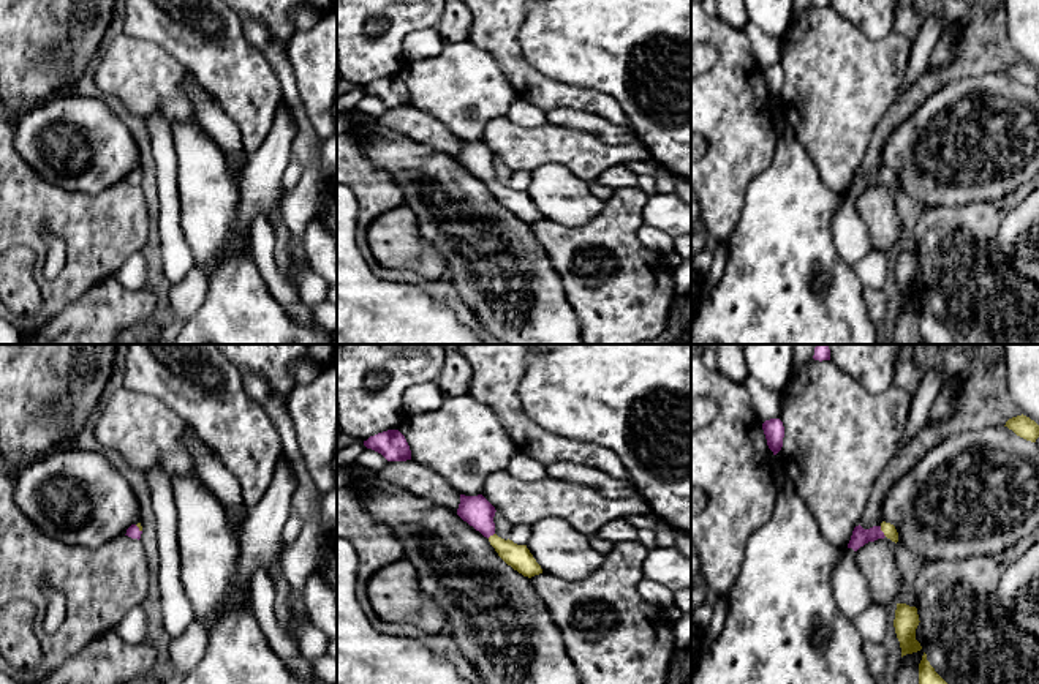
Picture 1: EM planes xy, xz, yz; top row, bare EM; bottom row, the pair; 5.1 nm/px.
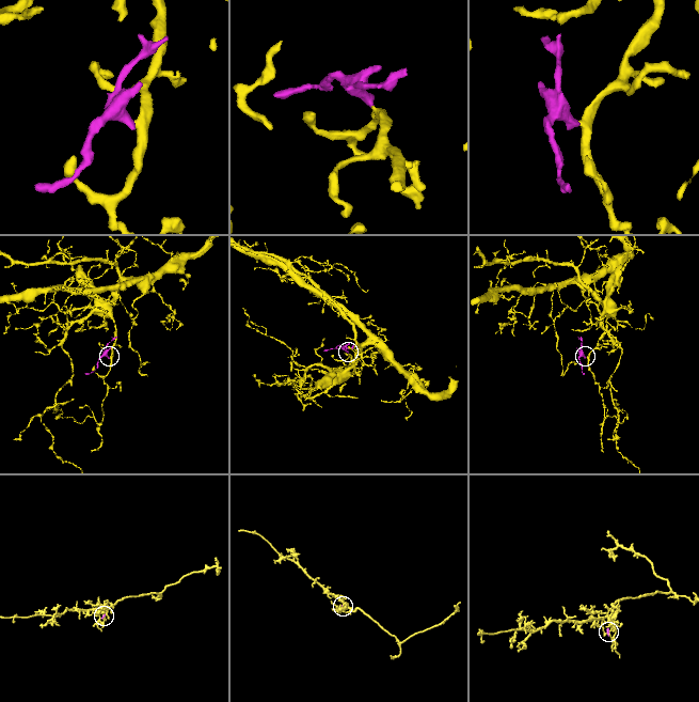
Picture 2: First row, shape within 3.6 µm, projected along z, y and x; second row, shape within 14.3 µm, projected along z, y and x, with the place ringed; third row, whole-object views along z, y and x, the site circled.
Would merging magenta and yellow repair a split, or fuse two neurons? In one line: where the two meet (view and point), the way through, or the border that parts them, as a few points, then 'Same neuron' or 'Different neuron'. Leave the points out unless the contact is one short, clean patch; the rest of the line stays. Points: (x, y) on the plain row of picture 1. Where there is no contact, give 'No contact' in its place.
Touches magenta at yz (881, 177). Path across: yz (861, 182), (881, 177), (889, 176). Same neuron

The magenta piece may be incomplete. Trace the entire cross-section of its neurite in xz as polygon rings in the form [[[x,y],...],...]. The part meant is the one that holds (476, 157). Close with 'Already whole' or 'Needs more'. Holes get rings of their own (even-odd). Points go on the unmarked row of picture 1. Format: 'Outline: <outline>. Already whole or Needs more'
Outline: [[[460,141],[457,161],[489,185],[498,202],[523,223],[535,223],[542,220],[527,191],[517,191],[512,186],[504,186],[495,180],[495,153],[482,142]]]. Needs more

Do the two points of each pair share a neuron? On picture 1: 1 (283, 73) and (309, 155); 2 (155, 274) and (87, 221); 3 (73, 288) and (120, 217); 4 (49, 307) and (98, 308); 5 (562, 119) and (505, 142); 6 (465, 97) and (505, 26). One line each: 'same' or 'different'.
1: same
2: different
3: same
4: different
5: different
6: different

